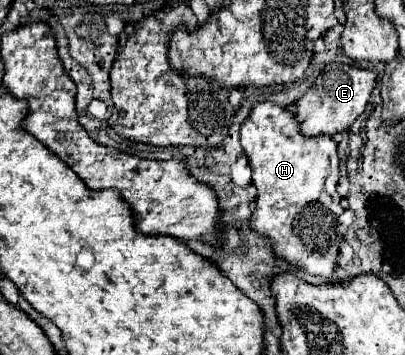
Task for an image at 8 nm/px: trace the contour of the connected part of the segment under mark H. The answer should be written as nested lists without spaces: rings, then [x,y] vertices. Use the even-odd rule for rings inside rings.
[[[265,101],[257,103],[247,121],[241,125],[241,145],[253,171],[253,185],[257,187],[257,207],[251,215],[251,231],[271,241],[277,259],[299,265],[303,271],[309,271],[313,275],[333,279],[337,267],[335,257],[339,255],[339,245],[345,241],[337,231],[339,215],[345,209],[341,207],[341,197],[337,193],[339,157],[335,141],[331,137],[303,137],[291,111]]]

